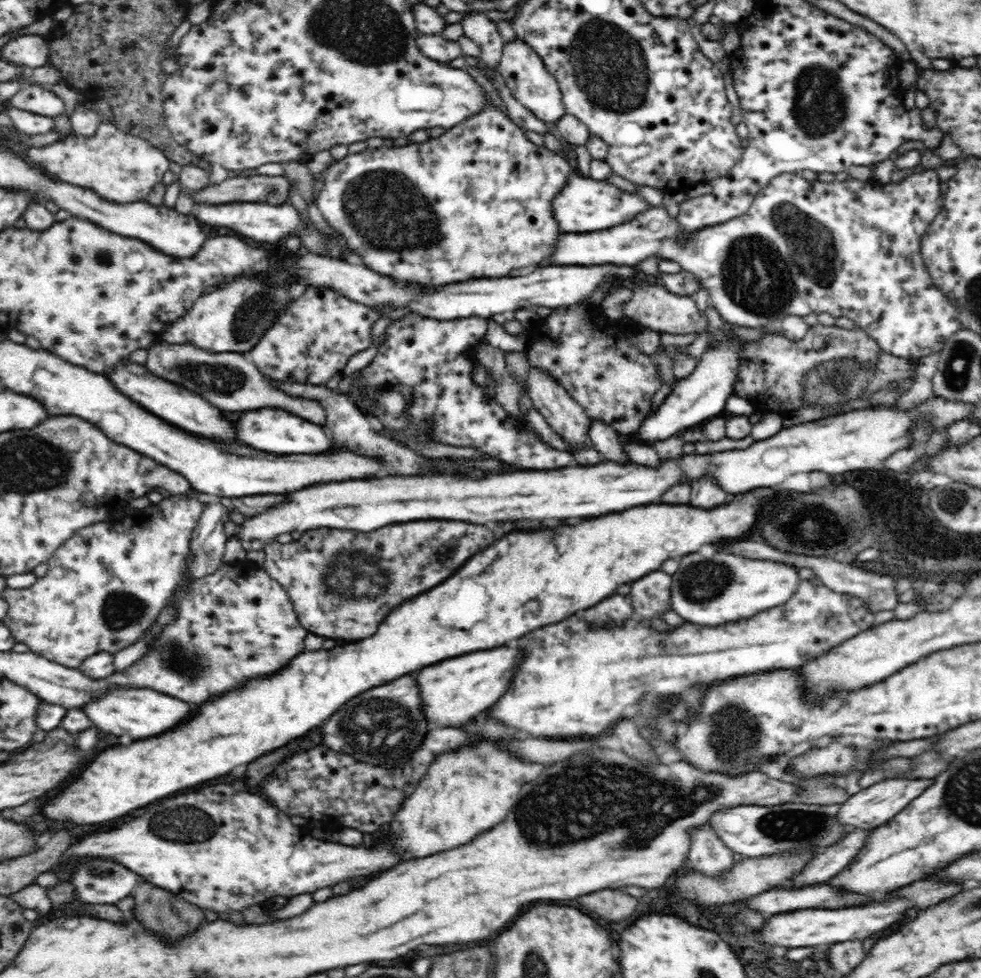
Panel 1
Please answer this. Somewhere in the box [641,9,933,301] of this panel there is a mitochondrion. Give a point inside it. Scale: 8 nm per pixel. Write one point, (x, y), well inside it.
(819, 107)

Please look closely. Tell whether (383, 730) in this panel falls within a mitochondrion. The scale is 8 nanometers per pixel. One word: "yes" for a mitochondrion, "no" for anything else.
yes

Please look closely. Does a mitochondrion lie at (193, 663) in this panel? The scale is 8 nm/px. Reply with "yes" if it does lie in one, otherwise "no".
yes

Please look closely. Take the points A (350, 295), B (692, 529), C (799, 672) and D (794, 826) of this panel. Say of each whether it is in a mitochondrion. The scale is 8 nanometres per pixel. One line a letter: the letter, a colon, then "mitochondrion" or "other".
A: other
B: other
C: other
D: mitochondrion

